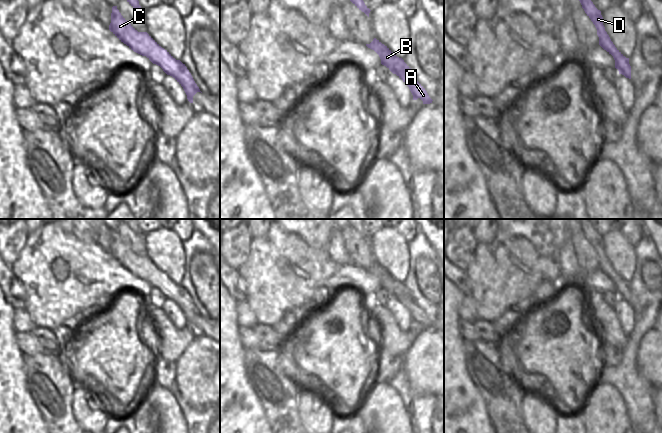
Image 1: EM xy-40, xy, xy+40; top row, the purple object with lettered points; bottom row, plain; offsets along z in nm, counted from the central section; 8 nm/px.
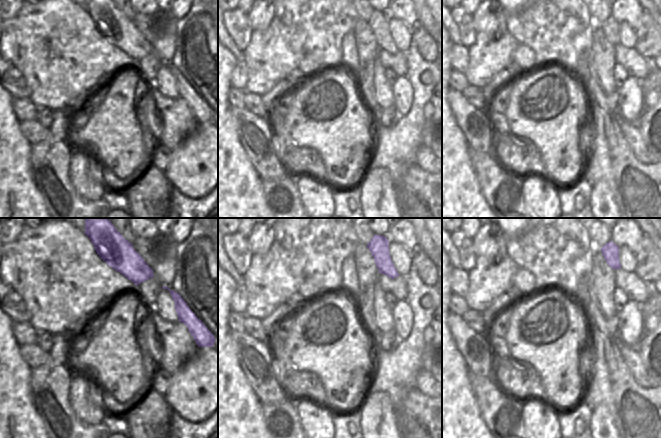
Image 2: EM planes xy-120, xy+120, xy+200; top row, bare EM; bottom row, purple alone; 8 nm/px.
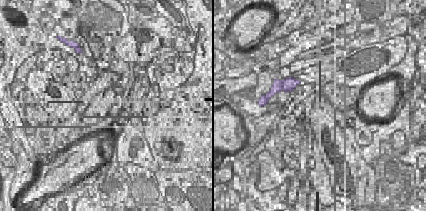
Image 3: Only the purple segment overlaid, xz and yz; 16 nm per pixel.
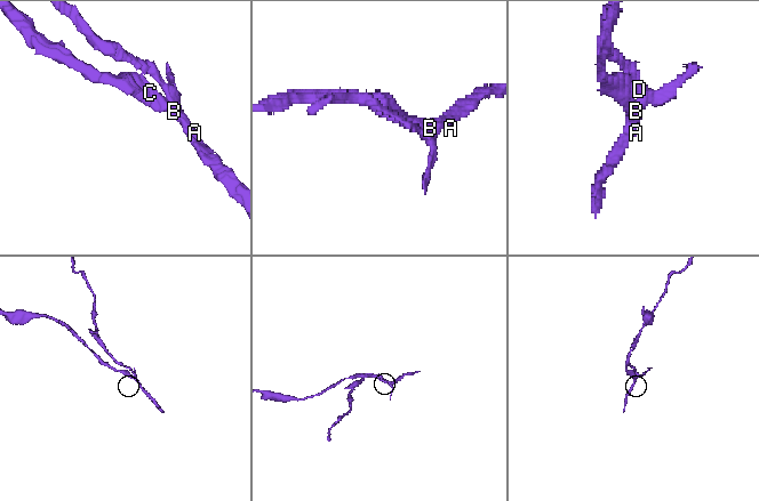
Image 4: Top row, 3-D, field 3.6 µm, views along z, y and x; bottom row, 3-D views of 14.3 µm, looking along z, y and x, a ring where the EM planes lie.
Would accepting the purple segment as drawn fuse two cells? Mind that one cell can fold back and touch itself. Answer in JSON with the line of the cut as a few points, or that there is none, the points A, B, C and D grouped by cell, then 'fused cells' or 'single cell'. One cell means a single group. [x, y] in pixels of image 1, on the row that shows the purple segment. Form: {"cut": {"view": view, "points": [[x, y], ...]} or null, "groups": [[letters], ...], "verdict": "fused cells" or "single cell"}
{"cut": {"view": "xy+40", "points": [[615, 60], [619, 68], [628, 77]]}, "groups": [["A", "B", "C"], ["D"]], "verdict": "fused cells"}

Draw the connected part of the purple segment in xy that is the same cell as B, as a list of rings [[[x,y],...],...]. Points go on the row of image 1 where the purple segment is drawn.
[[[376,38],[366,46],[374,50],[381,59],[381,64],[386,66],[393,74],[396,74],[410,89],[413,100],[420,98],[423,104],[432,103],[425,88],[417,81],[411,68],[401,59],[399,59],[387,46],[382,44]]]

